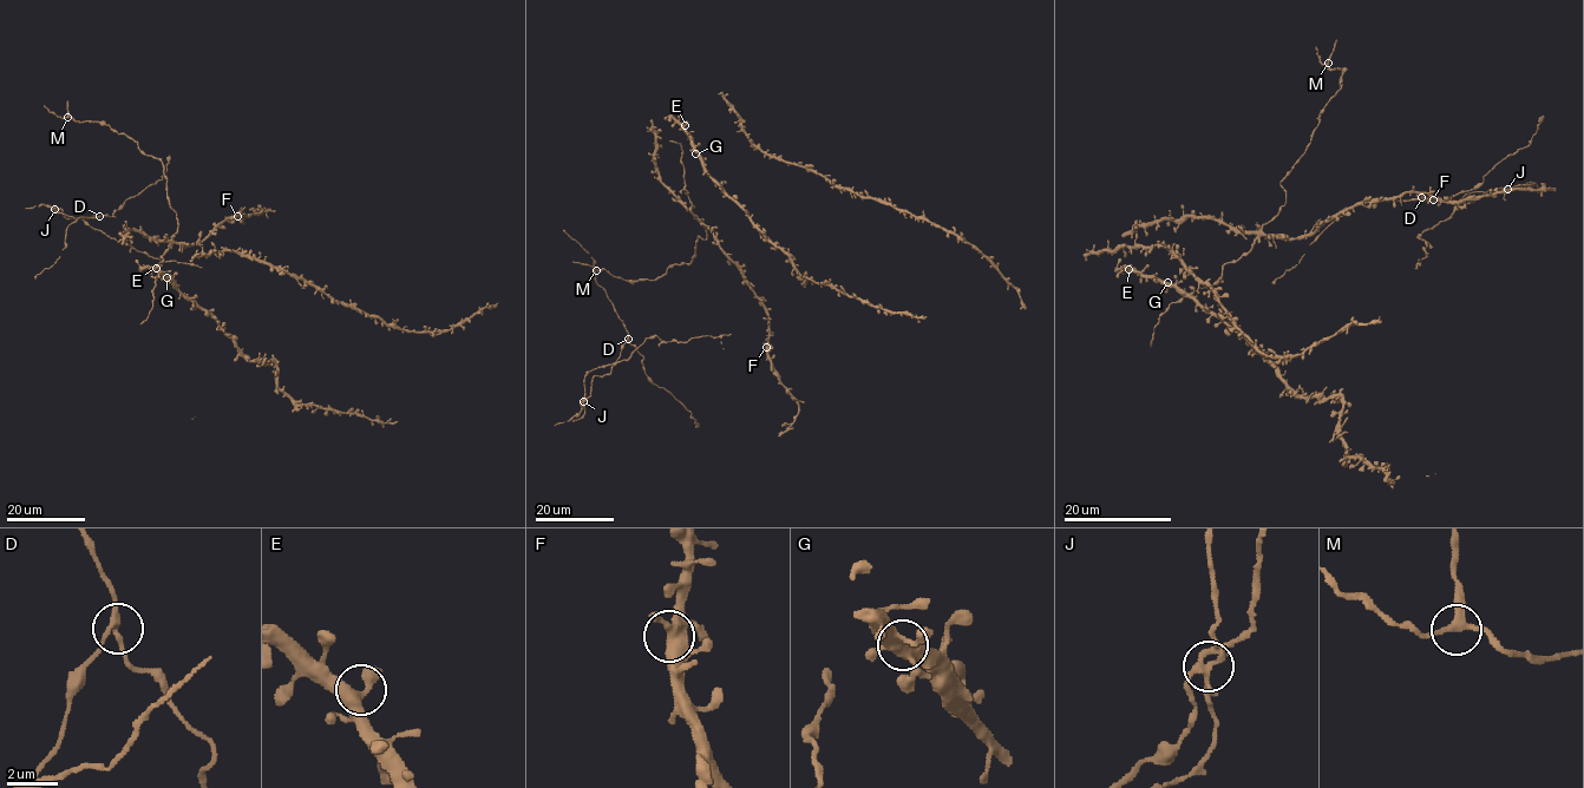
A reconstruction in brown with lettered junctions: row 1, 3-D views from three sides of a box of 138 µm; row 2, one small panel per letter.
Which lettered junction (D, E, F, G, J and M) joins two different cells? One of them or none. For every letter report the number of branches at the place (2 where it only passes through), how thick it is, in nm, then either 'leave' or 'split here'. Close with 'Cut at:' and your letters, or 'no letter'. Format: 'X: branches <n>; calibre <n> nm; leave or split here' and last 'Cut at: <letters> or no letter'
D: branches 3; calibre 240 nm; leave
E: branches 4; calibre 420 nm; leave
F: branches 4; calibre 460 nm; leave
G: branches 4; calibre 460 nm; leave
J: branches 4; calibre 240 nm; split here
M: branches 3; calibre 240 nm; leave
Cut at: J

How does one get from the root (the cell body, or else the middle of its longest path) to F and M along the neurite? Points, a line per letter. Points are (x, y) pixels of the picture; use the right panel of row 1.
F: (1231, 262), (1262, 235), (1306, 238), (1329, 220), (1366, 202), (1407, 192), (1426, 192), (1433, 199)
M: (1231, 262), (1250, 250), (1285, 202), (1281, 182), (1341, 87), (1342, 70), (1328, 63)

